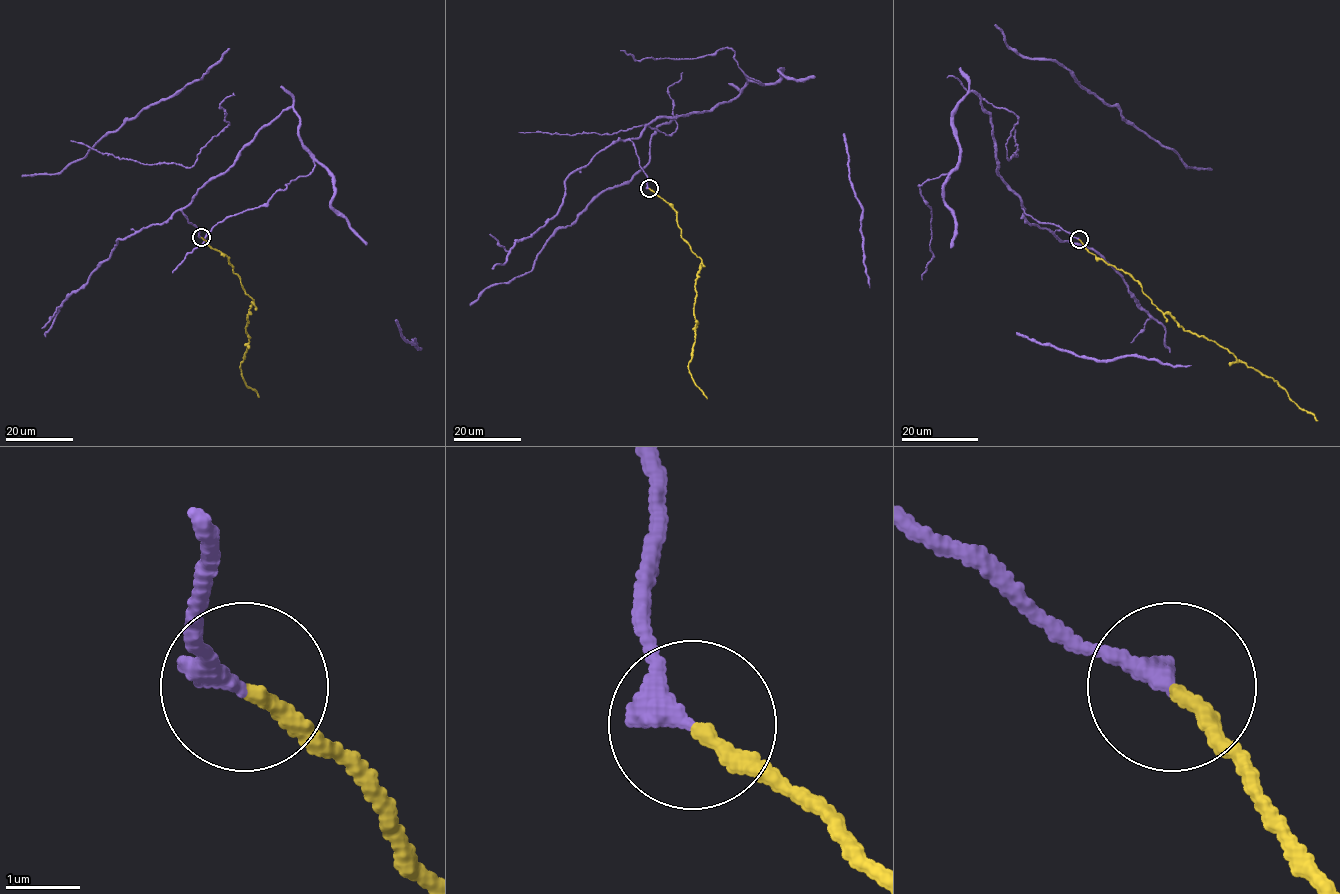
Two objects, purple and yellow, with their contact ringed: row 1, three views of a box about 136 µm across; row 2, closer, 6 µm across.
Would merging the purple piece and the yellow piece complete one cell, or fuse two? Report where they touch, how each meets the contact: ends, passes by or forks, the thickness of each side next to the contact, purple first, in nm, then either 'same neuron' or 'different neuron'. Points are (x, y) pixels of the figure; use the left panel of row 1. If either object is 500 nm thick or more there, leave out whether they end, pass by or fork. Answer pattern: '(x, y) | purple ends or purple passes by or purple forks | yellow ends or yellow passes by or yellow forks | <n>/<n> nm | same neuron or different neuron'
(201, 237) | purple ends | yellow ends | 320/200 nm | same neuron

